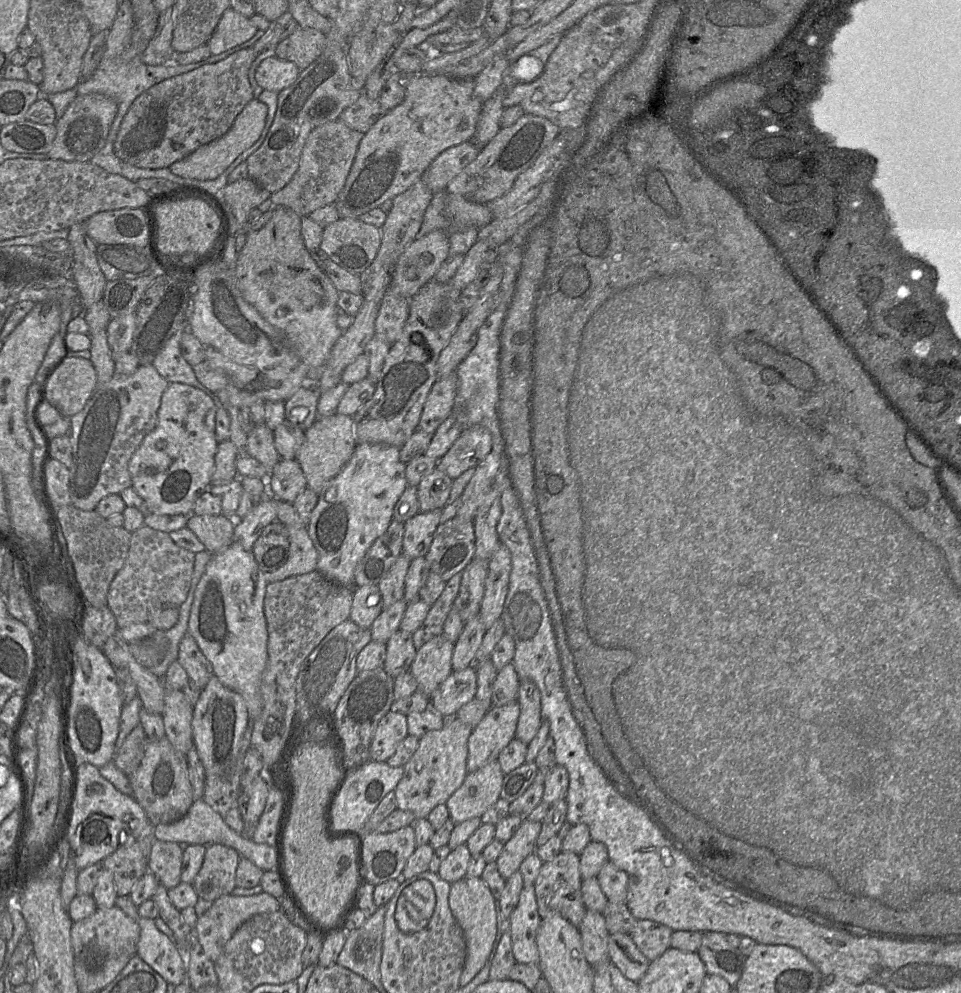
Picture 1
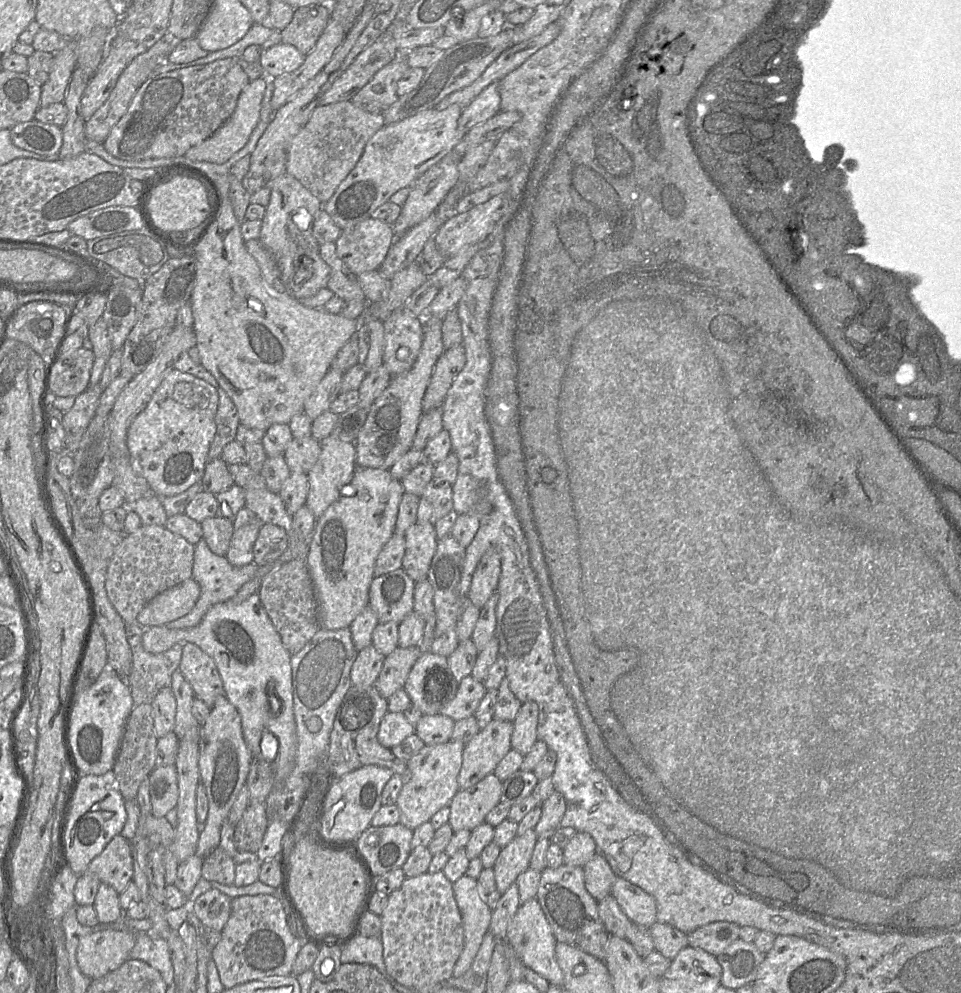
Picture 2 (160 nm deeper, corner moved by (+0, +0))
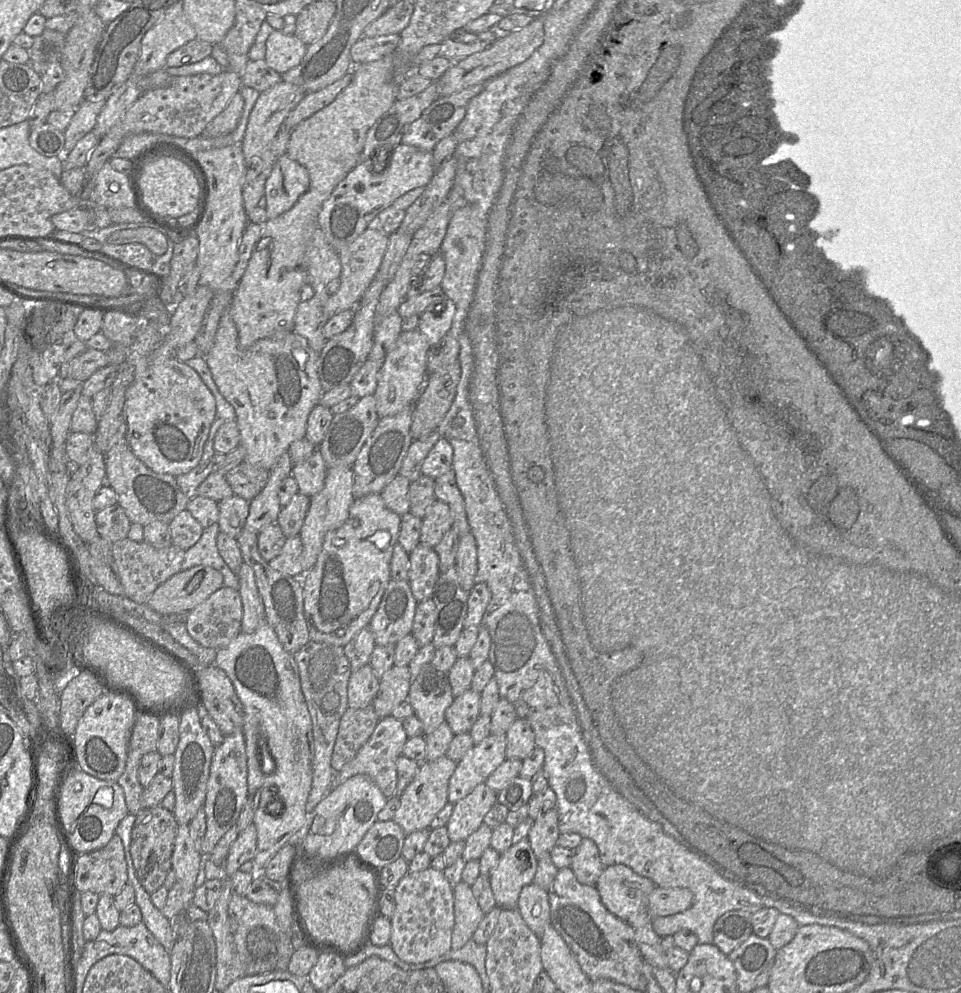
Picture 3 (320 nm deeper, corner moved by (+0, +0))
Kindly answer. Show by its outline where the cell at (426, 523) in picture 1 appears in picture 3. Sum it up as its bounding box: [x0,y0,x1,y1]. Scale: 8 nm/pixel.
[408,543,440,602]

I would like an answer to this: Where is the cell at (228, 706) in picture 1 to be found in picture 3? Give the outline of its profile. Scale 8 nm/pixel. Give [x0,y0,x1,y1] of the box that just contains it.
[200,730,248,857]

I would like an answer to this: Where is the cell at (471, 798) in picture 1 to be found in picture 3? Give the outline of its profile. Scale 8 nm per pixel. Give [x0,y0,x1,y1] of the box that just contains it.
[446,783,497,841]

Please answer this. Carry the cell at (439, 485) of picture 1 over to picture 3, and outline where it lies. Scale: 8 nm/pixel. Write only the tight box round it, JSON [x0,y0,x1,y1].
[420,500,453,547]

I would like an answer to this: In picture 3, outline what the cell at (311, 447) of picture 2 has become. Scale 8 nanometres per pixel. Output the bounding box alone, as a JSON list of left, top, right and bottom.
[292,447,327,497]

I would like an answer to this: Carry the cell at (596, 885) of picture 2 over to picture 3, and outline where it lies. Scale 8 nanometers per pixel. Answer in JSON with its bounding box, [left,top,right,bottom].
[595,864,656,921]

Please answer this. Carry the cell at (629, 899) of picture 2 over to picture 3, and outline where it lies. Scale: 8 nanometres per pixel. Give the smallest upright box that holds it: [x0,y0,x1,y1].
[648,887,693,918]

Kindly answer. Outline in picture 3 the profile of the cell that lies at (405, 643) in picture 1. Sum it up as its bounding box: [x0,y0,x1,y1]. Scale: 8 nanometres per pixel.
[372,665,412,719]

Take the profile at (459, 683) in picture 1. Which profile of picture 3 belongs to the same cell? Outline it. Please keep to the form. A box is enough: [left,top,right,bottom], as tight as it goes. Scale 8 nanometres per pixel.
[445,689,480,735]

